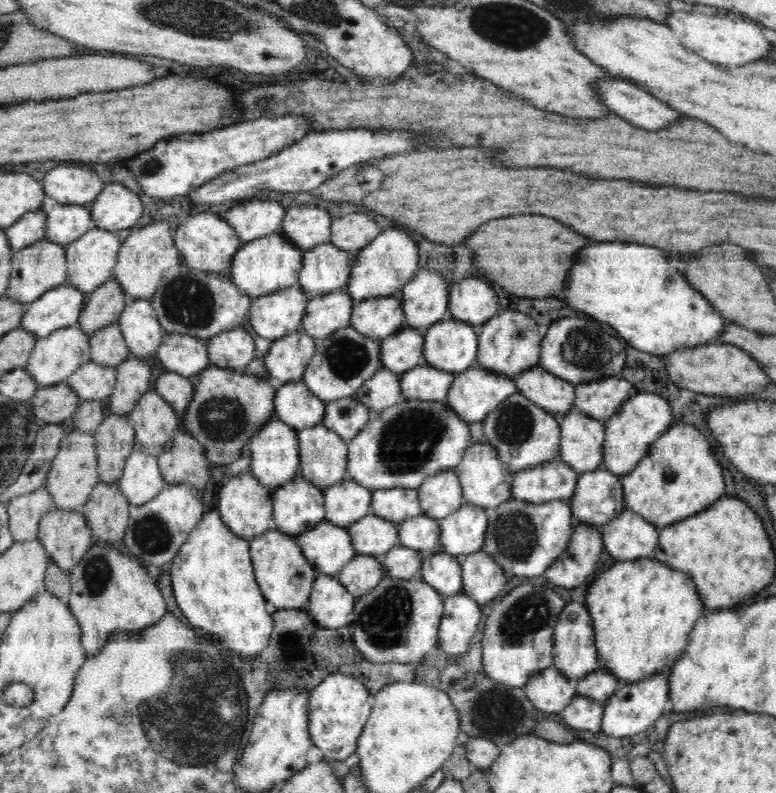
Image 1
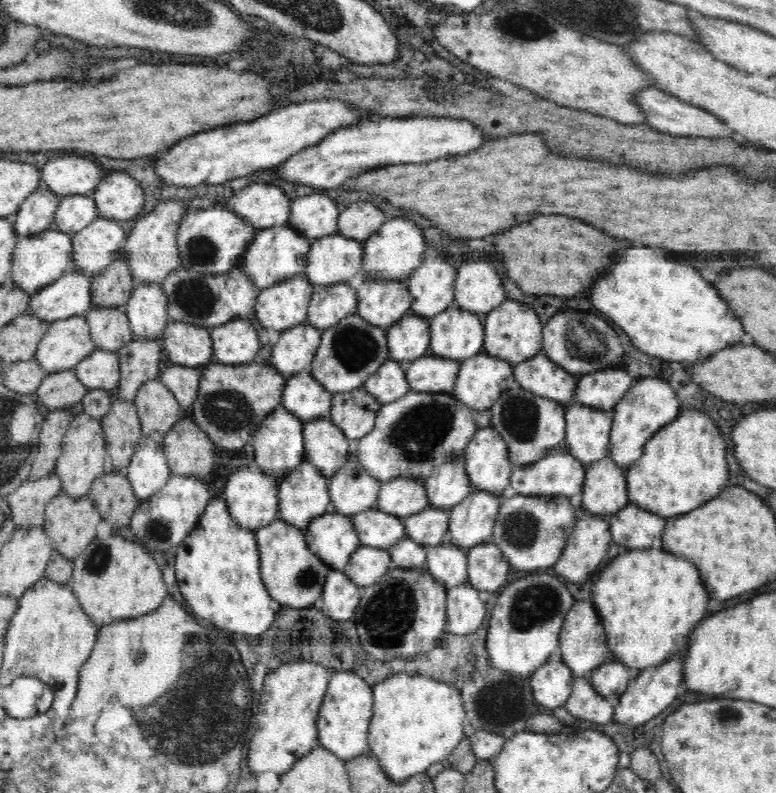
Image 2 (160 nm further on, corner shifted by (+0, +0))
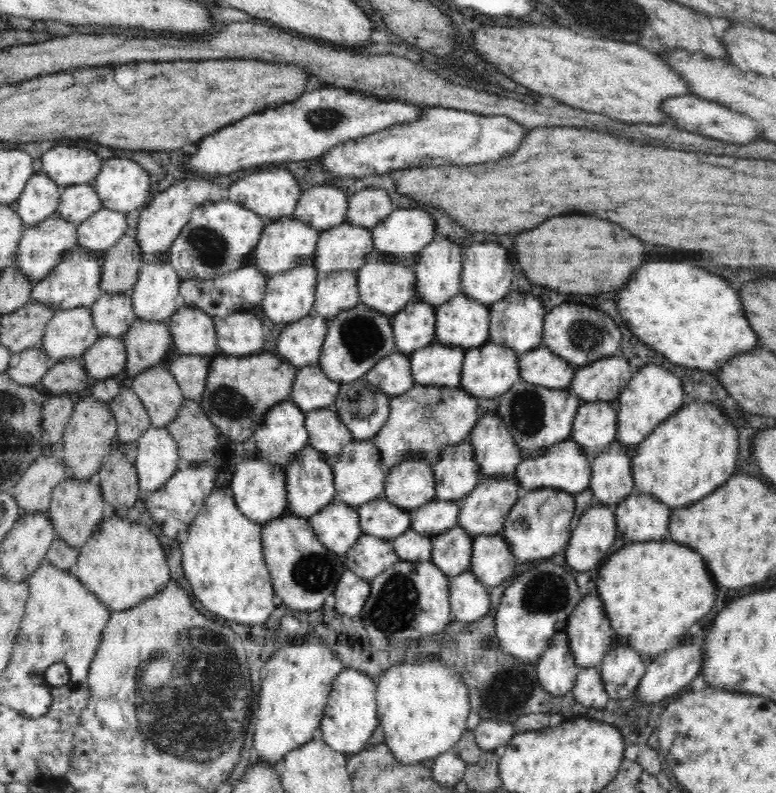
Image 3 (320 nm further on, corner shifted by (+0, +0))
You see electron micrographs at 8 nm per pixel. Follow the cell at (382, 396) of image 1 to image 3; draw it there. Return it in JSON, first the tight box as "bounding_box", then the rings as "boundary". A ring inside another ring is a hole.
{"bounding_box":[364,352,414,397],"boundary":[[[396,352],[381,358],[364,376],[391,397],[408,392],[414,382],[409,355]]]}

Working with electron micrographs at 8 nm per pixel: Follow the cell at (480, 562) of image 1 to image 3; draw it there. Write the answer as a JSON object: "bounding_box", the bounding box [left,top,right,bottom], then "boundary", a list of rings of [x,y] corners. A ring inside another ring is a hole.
{"bounding_box":[471,535,517,586],"boundary":[[[476,535],[473,539],[471,571],[486,586],[498,586],[514,572],[517,563],[506,539],[500,535]]]}

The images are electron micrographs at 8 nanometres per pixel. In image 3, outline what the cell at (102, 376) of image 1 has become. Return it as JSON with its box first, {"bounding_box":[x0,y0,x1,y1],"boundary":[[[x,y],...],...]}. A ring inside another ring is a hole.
{"bounding_box":[81,335,126,379],"boundary":[[[99,335],[96,343],[81,358],[86,372],[95,379],[122,377],[125,373],[126,350],[123,338]]]}

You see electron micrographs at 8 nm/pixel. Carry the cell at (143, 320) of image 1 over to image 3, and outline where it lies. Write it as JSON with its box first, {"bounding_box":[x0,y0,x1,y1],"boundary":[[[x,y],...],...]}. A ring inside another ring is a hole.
{"bounding_box":[129,260,181,321],"boundary":[[[170,260],[141,265],[140,275],[129,293],[137,319],[168,321],[178,310],[181,279]]]}

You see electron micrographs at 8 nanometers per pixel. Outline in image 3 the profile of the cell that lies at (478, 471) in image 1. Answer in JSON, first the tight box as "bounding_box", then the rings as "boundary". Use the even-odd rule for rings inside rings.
{"bounding_box":[469,412,522,477],"boundary":[[[497,412],[480,417],[469,434],[480,474],[486,477],[514,475],[522,462],[520,449]]]}

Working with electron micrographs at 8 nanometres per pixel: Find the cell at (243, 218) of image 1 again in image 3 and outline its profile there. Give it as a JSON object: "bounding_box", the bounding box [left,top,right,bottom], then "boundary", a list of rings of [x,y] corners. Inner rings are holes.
{"bounding_box":[227,165,302,222],"boundary":[[[276,165],[266,168],[246,175],[246,178],[241,178],[234,182],[232,186],[227,184],[230,190],[228,200],[240,203],[242,207],[250,209],[250,211],[258,214],[266,222],[276,221],[282,217],[294,215],[298,198],[302,194],[300,192],[300,185],[298,185],[294,174],[287,168],[284,170],[284,168]],[[266,168],[270,168],[270,170],[266,170]]]}

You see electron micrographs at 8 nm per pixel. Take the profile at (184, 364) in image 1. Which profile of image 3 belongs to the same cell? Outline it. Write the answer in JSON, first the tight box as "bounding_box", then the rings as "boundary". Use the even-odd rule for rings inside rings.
{"bounding_box":[168,304,219,359],"boundary":[[[181,304],[170,316],[168,329],[179,354],[210,359],[219,353],[213,318],[200,308]]]}

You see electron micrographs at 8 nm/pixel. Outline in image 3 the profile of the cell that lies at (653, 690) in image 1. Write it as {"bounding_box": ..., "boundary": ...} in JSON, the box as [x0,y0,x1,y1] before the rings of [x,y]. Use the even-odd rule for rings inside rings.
{"bounding_box":[634,641,704,705],"boundary":[[[686,641],[682,645],[661,652],[647,663],[644,676],[639,680],[634,694],[647,705],[658,702],[662,704],[666,699],[678,694],[686,684],[690,684],[700,674],[702,664],[704,664],[704,651],[700,644]]]}

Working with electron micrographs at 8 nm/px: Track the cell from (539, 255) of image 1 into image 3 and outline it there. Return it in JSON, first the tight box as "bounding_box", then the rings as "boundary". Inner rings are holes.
{"bounding_box":[516,216,644,294],"boundary":[[[554,216],[540,224],[534,230],[528,230],[516,238],[516,260],[522,266],[526,278],[532,284],[548,286],[552,290],[564,292],[564,294],[598,294],[598,292],[612,292],[620,286],[624,286],[636,268],[644,264],[644,244],[618,224],[612,224],[608,220],[600,218],[586,218],[586,216]]]}

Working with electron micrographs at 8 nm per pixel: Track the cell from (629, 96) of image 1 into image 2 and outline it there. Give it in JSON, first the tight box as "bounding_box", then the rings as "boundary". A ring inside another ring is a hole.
{"bounding_box":[638,87,732,138],"boundary":[[[658,87],[642,88],[642,92],[638,92],[638,104],[642,106],[642,112],[646,112],[648,124],[660,132],[668,132],[668,134],[678,134],[678,136],[704,136],[704,138],[732,138],[732,130],[718,120],[714,114],[708,114],[706,110],[700,110],[698,106],[686,104],[674,95],[670,95],[658,89]]]}

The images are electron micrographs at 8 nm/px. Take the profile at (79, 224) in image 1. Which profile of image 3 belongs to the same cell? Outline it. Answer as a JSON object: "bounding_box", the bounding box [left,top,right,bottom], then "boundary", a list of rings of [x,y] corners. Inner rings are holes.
{"bounding_box":[57,184,103,223],"boundary":[[[71,184],[62,188],[57,213],[72,223],[90,218],[103,204],[93,184]]]}

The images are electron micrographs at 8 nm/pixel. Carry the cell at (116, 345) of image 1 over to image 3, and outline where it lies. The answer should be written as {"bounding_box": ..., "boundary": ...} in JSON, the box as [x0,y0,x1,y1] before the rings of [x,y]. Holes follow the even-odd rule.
{"bounding_box":[90,294,137,338],"boundary":[[[102,294],[90,308],[99,335],[123,338],[137,319],[132,299],[126,294]]]}

